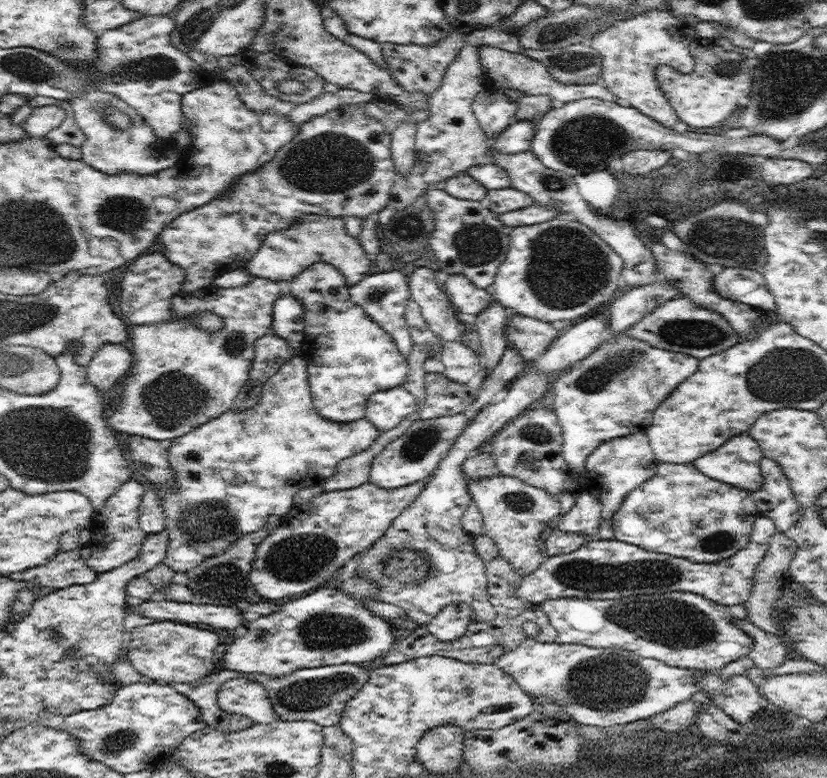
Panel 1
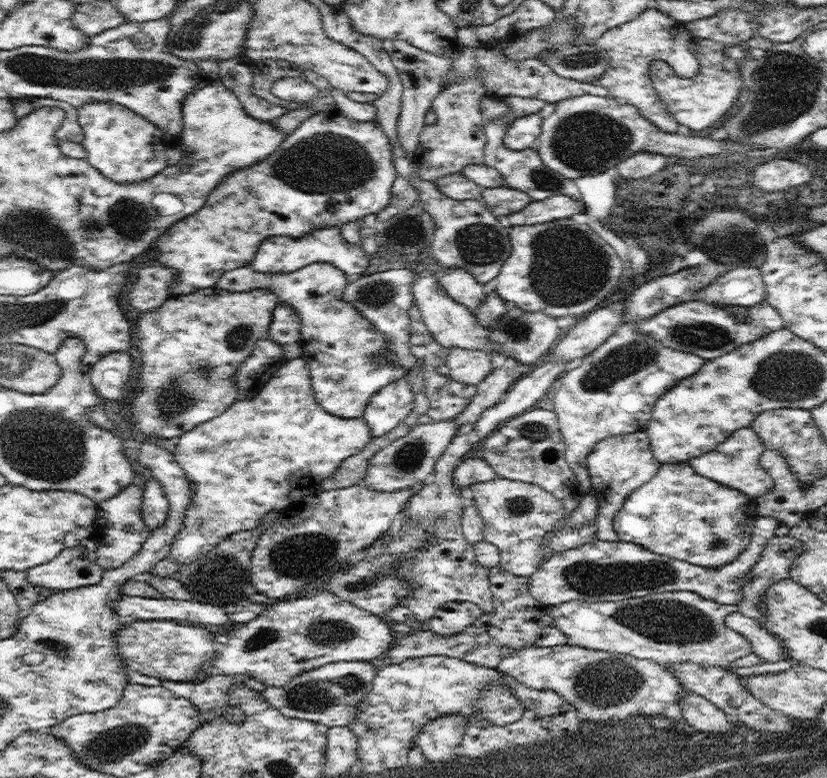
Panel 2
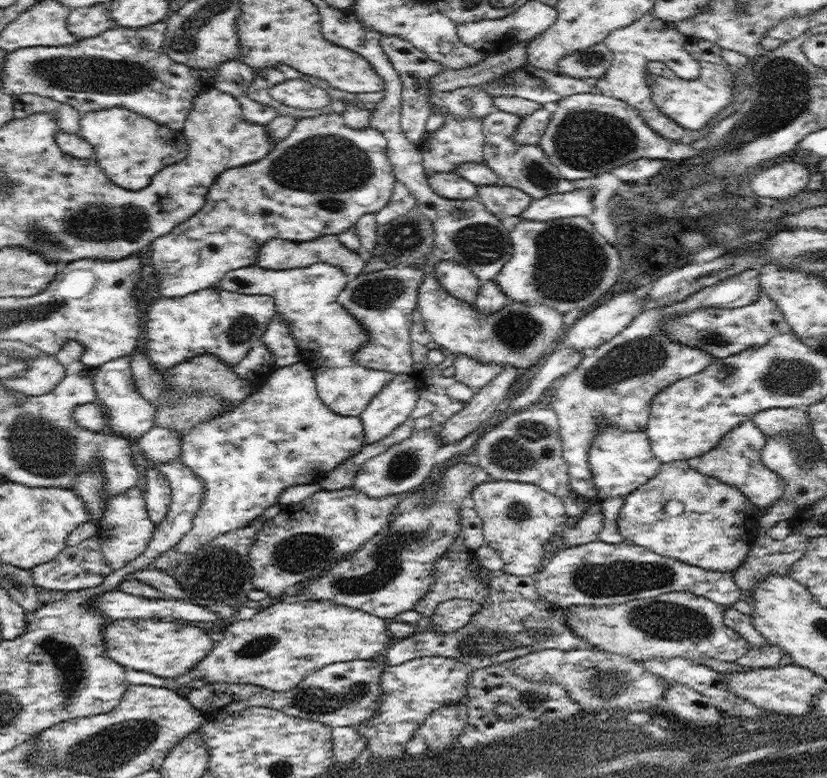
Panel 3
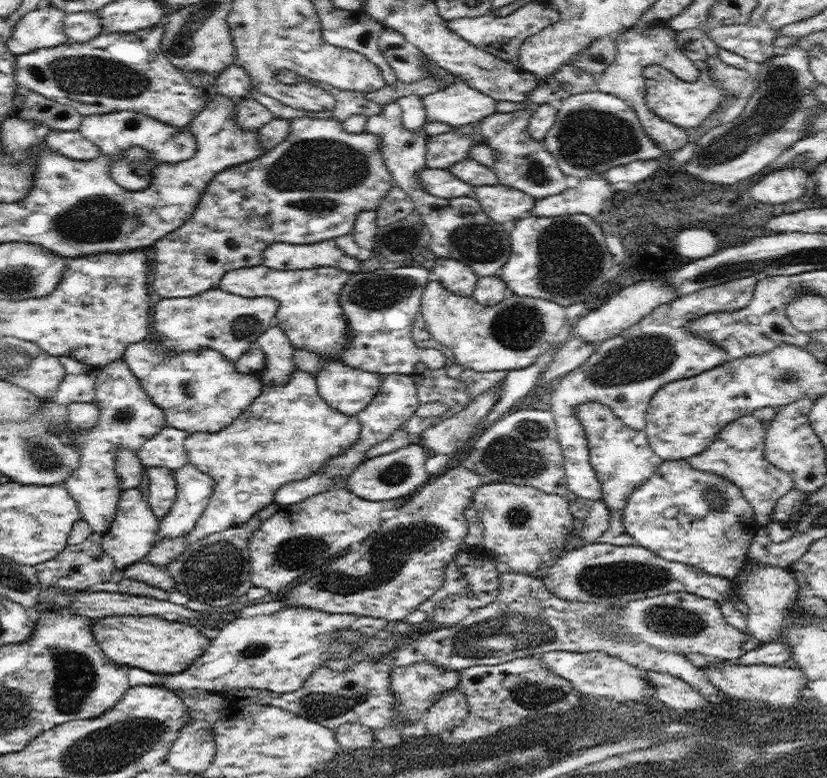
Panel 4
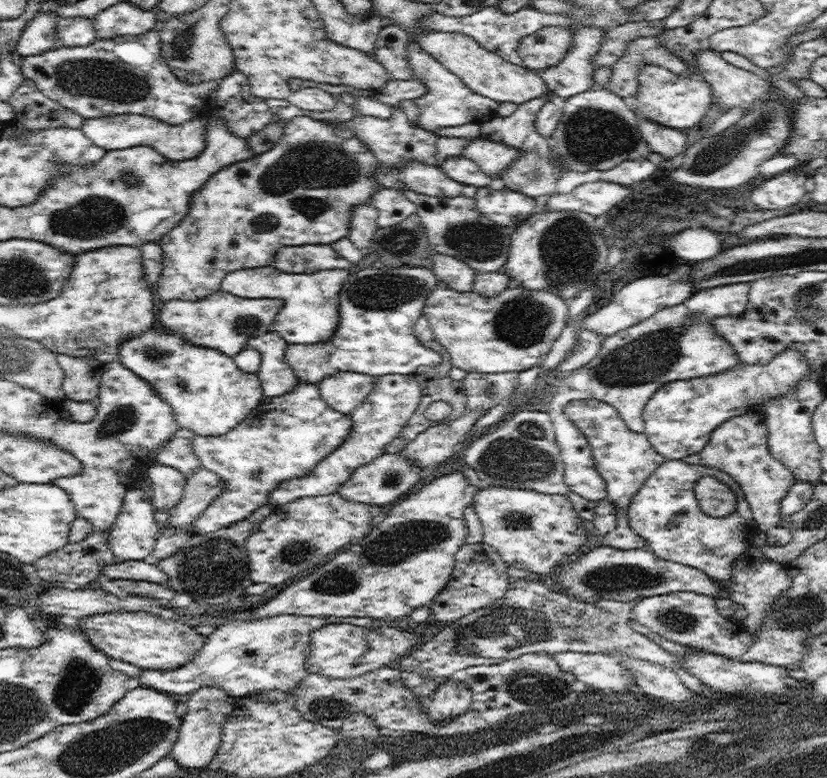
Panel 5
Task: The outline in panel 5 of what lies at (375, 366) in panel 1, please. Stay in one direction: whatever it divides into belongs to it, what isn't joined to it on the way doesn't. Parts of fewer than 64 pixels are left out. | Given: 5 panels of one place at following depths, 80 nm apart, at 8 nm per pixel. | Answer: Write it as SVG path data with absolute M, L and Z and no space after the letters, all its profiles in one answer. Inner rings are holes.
M274 265L240 269L226 274L221 289L242 298L277 298L284 301L275 316L272 331L288 344L322 344L328 342L340 326L339 292L352 270L319 270L312 274L282 272ZM350 371L335 372L317 383L324 402L334 410L349 415L358 406L368 400L372 392L376 376Z

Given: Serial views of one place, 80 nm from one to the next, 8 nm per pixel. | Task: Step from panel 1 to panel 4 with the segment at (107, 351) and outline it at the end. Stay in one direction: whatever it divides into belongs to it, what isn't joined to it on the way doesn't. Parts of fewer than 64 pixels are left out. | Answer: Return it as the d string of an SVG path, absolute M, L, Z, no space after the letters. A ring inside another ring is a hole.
M123 359L105 365L101 368L95 379L95 404L99 407L99 417L95 425L83 431L70 428L73 429L71 432L73 440L79 446L80 468L72 476L68 476L62 484L76 501L81 518L92 527L93 532L103 533L105 530L108 530L116 516L118 501L123 491L120 482L121 477L114 470L117 461L117 450L115 448L117 446L127 446L130 450L137 452L147 440L150 440L165 426L168 426L164 411L150 400L150 396L146 395L144 388L140 385L140 381L136 378L135 374L132 374L132 371Z

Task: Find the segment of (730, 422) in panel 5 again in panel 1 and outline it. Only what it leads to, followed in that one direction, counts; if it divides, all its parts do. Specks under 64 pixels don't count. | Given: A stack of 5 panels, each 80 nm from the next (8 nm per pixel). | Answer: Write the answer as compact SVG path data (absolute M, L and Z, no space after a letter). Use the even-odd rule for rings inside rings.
M746 431L728 439L716 450L697 458L691 463L709 478L753 493L760 490L760 487L764 485L764 476L762 476L761 471L762 457L763 452L760 445Z

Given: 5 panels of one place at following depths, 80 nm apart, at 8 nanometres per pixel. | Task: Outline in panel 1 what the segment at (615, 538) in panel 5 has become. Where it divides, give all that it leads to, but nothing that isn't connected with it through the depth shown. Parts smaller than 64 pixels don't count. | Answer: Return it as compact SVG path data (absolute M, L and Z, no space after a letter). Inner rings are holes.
M645 431L611 438L596 447L585 461L585 488L601 502L601 521L597 538L612 540L614 513L622 506L625 496L656 474L658 461Z

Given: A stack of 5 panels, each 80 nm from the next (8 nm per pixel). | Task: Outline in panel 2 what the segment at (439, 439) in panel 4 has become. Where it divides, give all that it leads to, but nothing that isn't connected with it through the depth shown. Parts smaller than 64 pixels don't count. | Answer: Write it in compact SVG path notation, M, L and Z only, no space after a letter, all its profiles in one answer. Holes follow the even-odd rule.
M499 358L496 368L493 368L489 376L477 385L474 399L458 416L455 416L457 426L461 429L478 422L482 413L500 403L508 390L520 377L526 374L527 370L528 368L520 365L520 362L514 358Z

